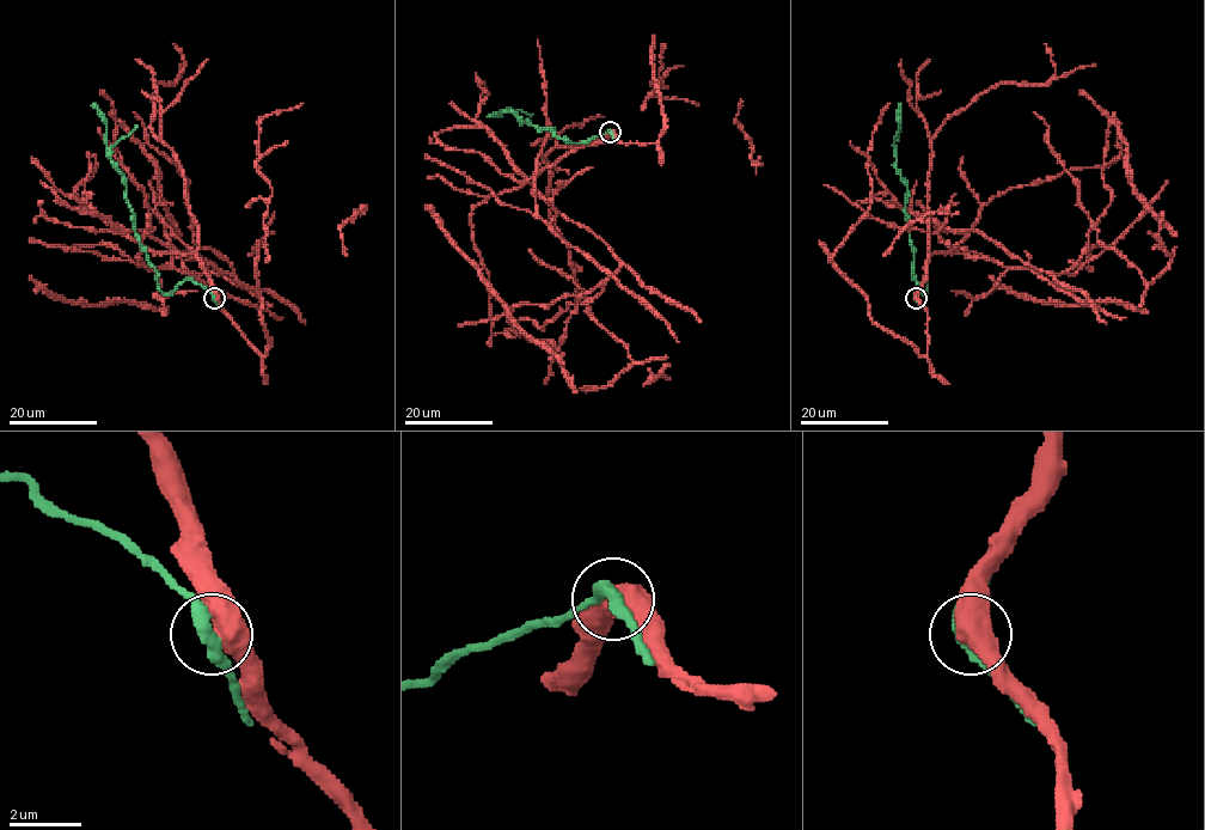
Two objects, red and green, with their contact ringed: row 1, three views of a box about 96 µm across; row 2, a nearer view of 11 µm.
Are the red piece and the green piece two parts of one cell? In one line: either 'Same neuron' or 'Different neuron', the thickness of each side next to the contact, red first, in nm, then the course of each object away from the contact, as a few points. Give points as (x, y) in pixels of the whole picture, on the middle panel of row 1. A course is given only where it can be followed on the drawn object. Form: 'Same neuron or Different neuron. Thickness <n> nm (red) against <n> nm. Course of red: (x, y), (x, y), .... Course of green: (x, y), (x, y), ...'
Same neuron. Thickness 550 nm (red) against 400 nm. Course of red: (611, 132), (525, 178), (621, 267), (540, 328), (511, 322), (555, 348), (575, 391). Course of green: (610, 132), (570, 142), (552, 128), (521, 123), (513, 113), (489, 117)

